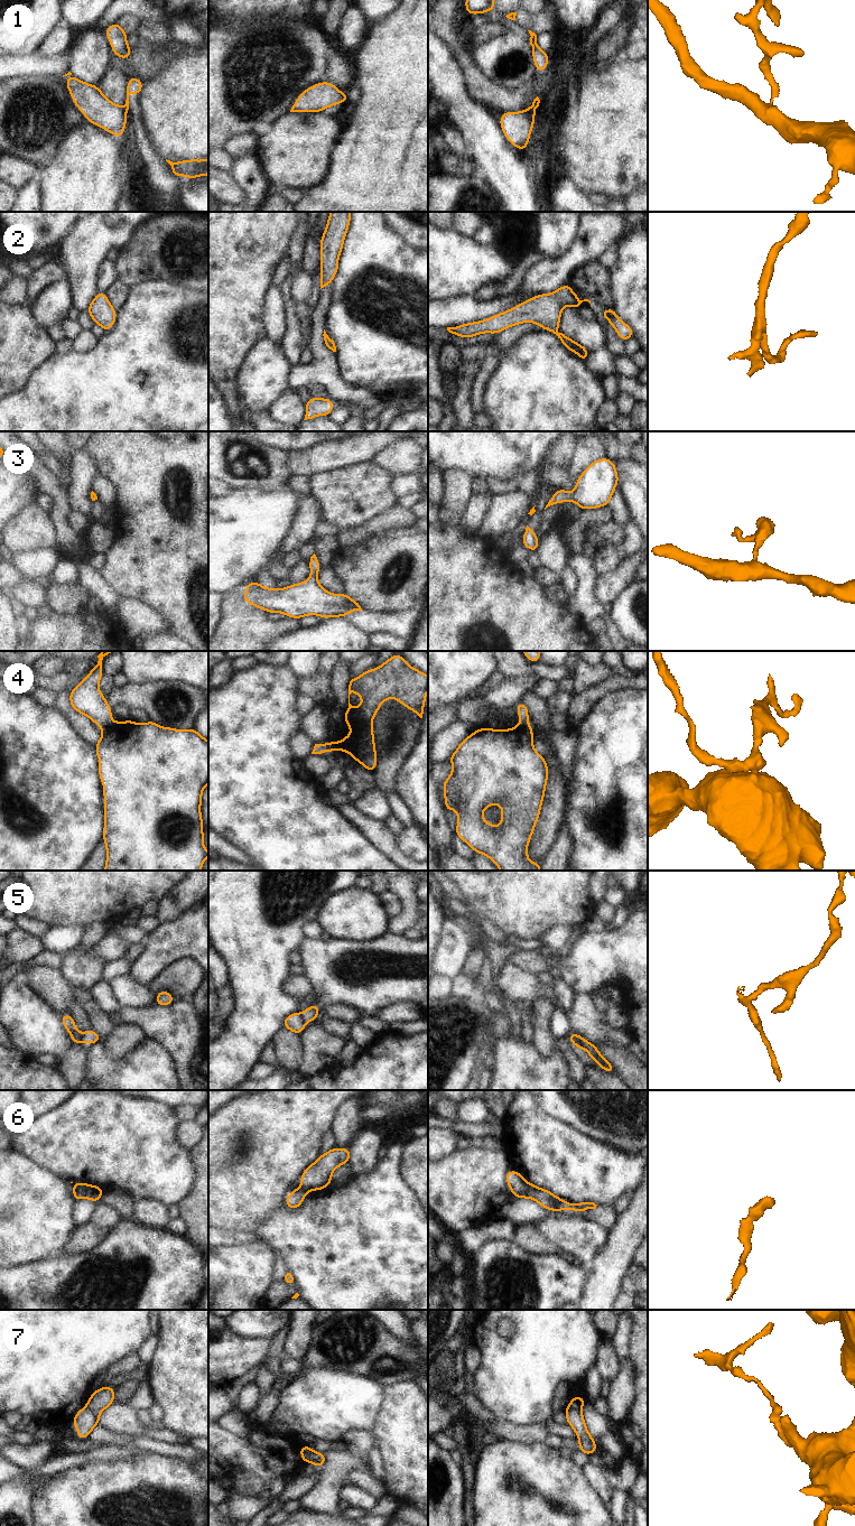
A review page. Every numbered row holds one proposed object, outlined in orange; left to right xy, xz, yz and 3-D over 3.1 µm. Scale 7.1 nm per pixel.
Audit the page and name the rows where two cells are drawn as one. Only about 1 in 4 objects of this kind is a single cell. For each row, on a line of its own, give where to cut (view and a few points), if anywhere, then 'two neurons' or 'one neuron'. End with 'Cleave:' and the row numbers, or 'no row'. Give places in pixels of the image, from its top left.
1: cut yz (530, 108), (536, 109); two neurons
2: cut none; one neuron
3: cut none; one neuron
4: cut xy (111, 722), (101, 726); two neurons
5: cut xz (301, 1013), (307, 1020); two neurons
6: cut xy (83, 1183), (85, 1197); two neurons
7: cut xy (86, 1405), (99, 1413); two neurons
Cleave: 1, 4, 5, 6, 7

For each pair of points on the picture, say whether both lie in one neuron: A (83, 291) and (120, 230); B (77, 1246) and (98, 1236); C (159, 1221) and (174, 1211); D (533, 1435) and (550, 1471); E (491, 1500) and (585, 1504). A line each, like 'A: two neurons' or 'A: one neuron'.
A: one neuron
B: one neuron
C: two neurons
D: two neurons
E: one neuron

